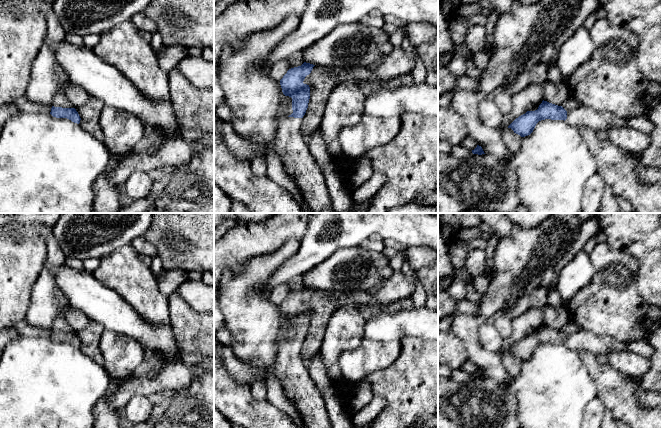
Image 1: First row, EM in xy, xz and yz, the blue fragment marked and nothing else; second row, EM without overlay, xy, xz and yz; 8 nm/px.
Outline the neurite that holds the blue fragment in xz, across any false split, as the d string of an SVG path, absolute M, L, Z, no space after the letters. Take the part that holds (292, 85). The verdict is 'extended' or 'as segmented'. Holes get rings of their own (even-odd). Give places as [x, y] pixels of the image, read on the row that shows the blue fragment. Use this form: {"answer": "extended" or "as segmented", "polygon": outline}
{"answer": "extended", "polygon": "M304 62L301 66L289 69L280 80L283 94L292 98L293 113L288 117L282 118L279 122L275 137L276 151L284 169L295 176L296 183L309 203L310 208L315 213L335 213L322 170L311 155L308 144L305 143L301 134L302 118L306 113L310 99L310 87L304 84L303 81L311 73L314 66Z"}

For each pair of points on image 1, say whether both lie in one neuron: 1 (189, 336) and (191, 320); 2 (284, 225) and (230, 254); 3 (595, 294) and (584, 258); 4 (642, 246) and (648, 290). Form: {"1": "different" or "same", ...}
{"1": "same", "2": "same", "3": "different", "4": "same"}

